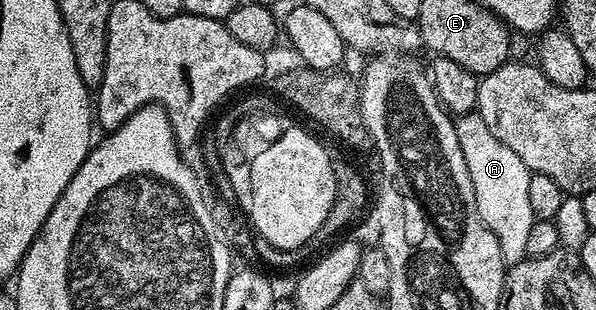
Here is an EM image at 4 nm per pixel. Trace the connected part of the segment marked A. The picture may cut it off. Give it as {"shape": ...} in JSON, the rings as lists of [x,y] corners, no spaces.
{"shape":[[[477,112],[466,113],[456,118],[457,134],[459,135],[459,147],[463,151],[463,159],[467,159],[467,171],[471,175],[471,187],[475,191],[475,203],[477,214],[499,239],[499,251],[503,255],[506,266],[517,265],[524,261],[527,251],[527,238],[534,223],[531,203],[527,199],[527,179],[530,170],[495,135],[491,135],[491,129],[487,123],[483,123]]]}

